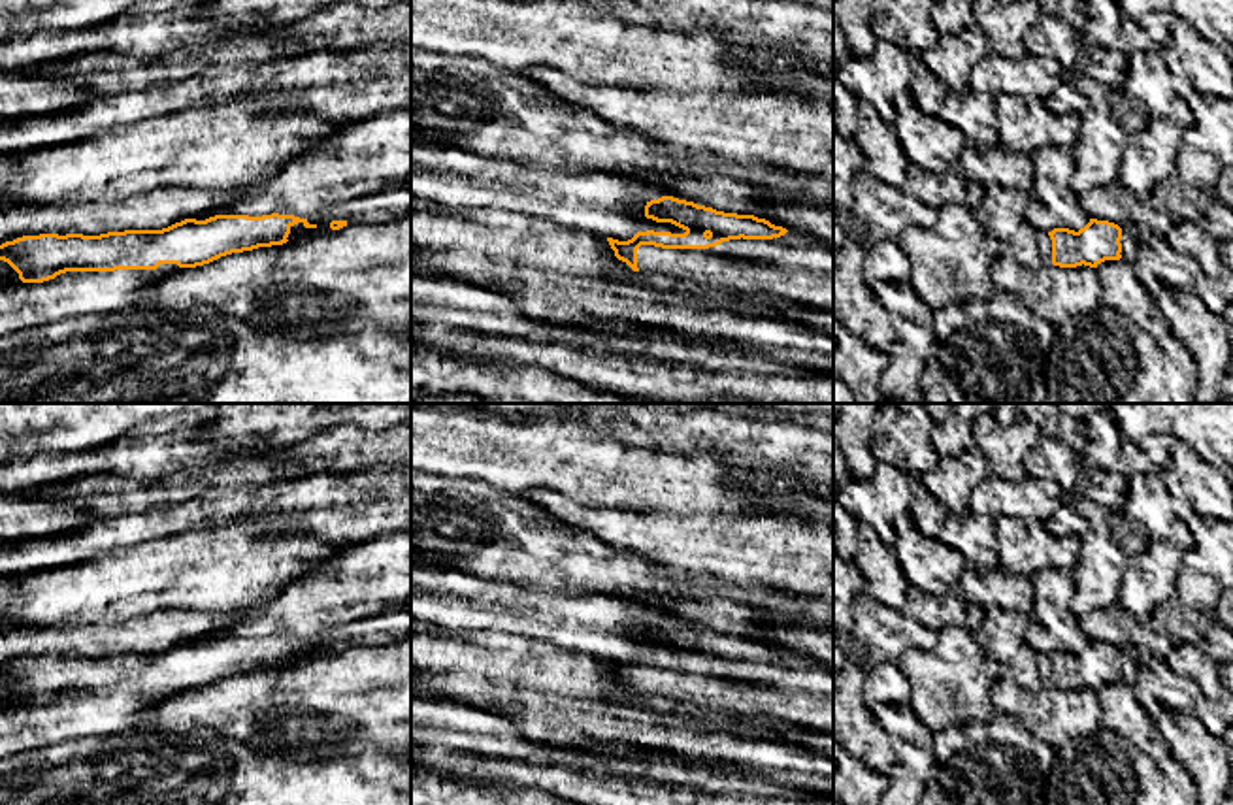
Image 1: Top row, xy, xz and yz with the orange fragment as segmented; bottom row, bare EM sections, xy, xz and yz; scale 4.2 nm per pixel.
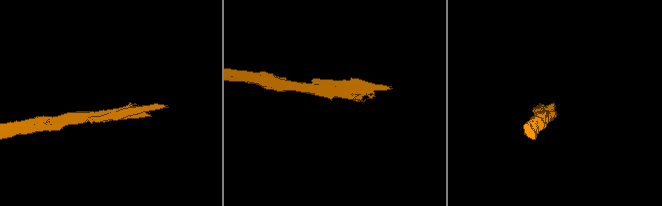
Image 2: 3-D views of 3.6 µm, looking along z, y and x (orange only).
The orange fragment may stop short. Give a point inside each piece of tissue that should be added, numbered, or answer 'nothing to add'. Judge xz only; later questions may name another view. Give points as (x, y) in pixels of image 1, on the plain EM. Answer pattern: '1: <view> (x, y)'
1: xz (794, 689)

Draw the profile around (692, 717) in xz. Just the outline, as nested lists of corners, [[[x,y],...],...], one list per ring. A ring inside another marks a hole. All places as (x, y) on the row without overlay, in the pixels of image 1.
[[[633,694],[630,698],[632,705],[639,705],[643,709],[650,709],[656,713],[667,713],[681,718],[681,726],[686,730],[699,730],[699,731],[737,731],[743,735],[750,735],[756,731],[754,722],[765,720],[767,724],[777,724],[771,716],[741,716],[737,713],[726,711],[709,711],[688,701],[677,701],[673,698],[664,698],[658,694],[641,696]]]

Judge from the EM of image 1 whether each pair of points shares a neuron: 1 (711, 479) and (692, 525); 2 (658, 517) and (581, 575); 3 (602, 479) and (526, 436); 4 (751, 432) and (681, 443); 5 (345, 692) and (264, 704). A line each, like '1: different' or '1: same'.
1: different
2: different
3: same
4: same
5: same

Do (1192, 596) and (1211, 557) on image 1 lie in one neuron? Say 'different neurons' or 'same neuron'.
same neuron

